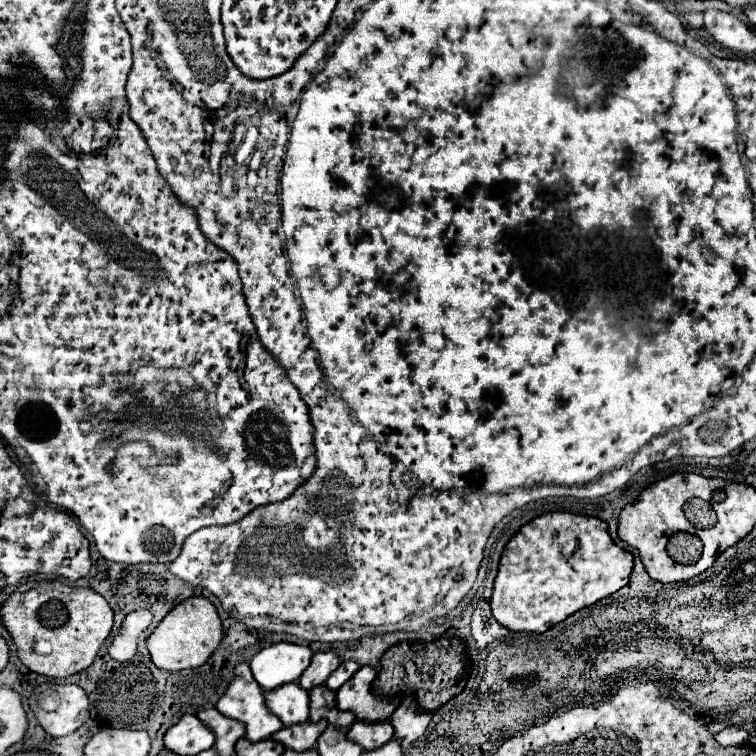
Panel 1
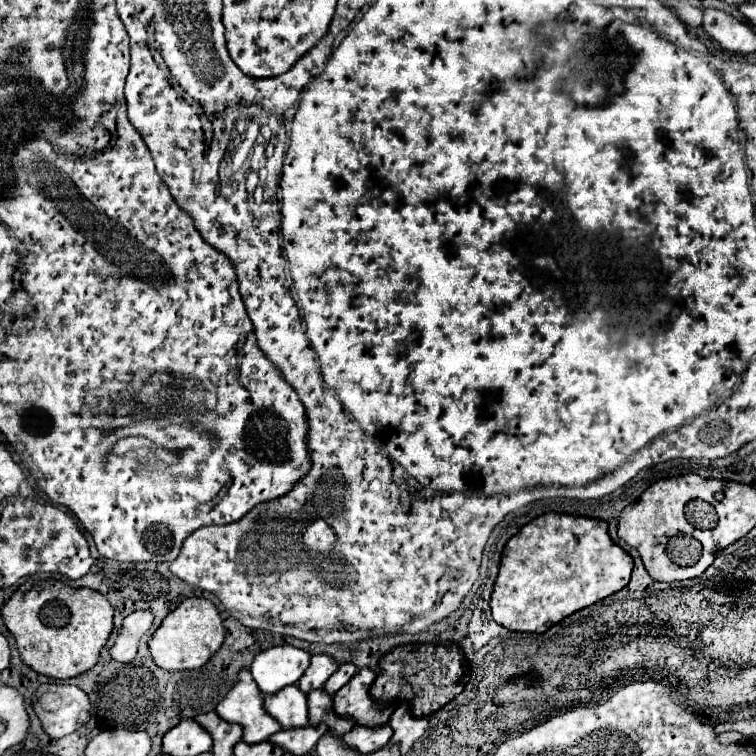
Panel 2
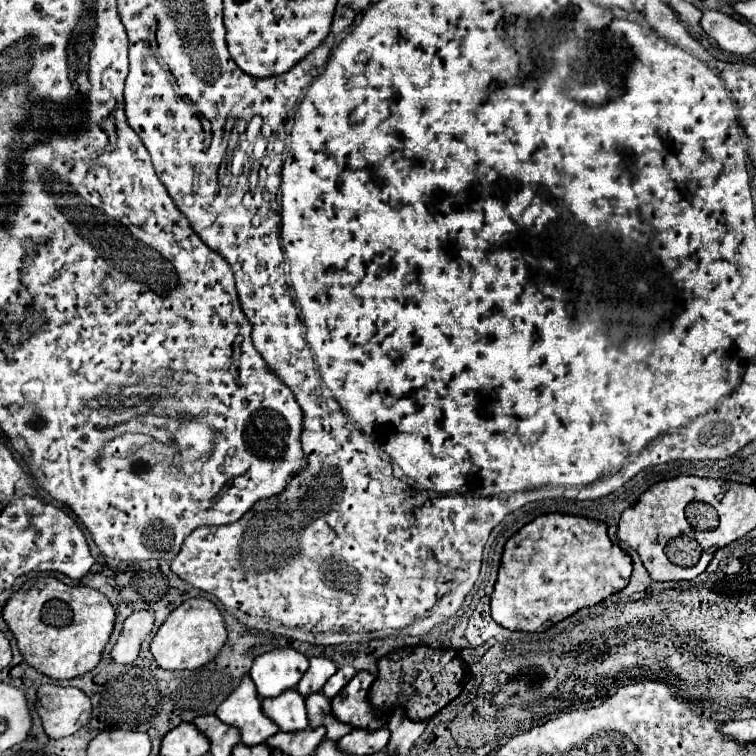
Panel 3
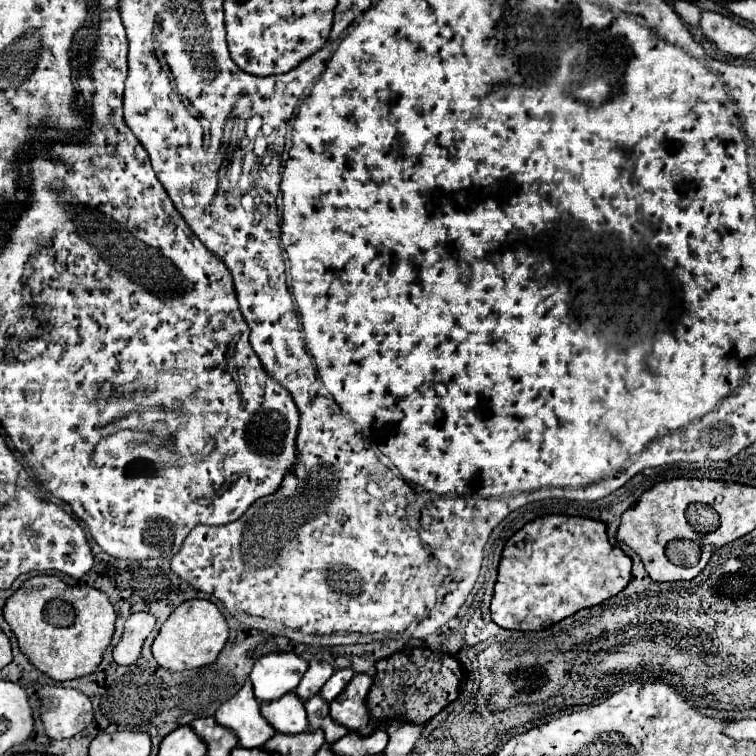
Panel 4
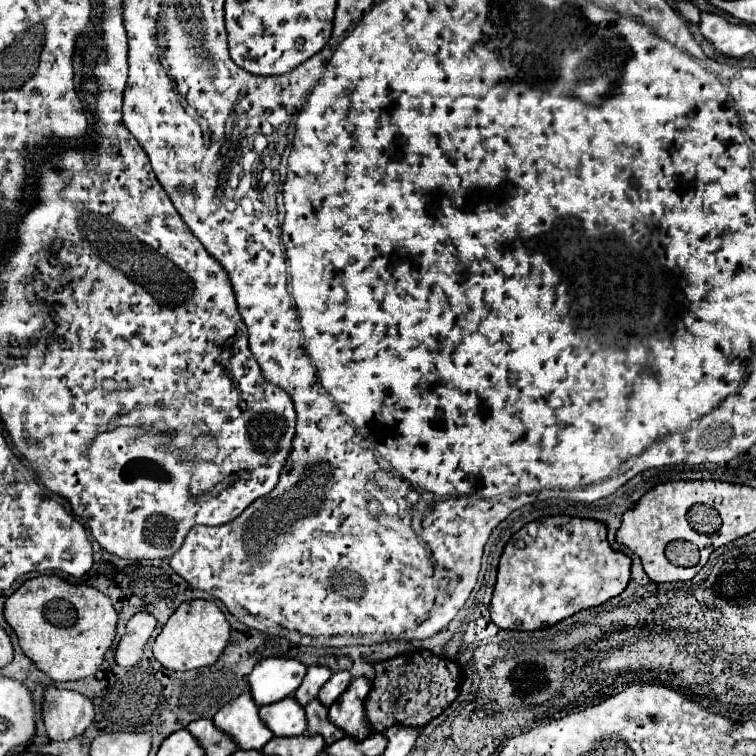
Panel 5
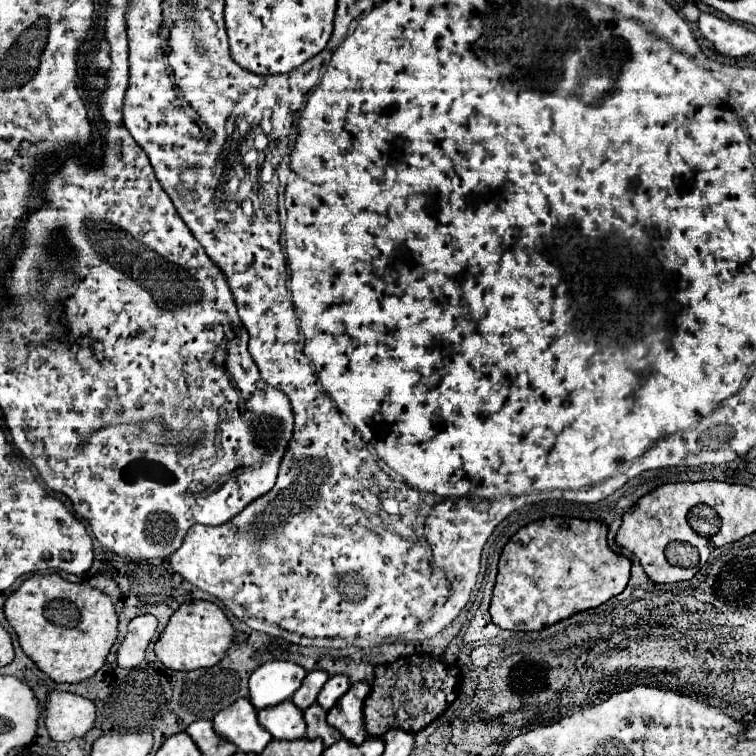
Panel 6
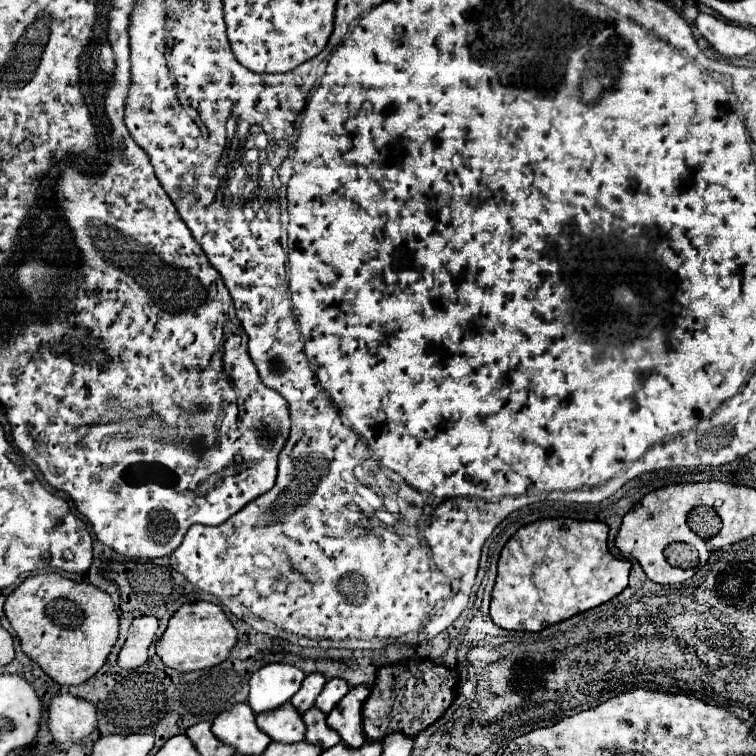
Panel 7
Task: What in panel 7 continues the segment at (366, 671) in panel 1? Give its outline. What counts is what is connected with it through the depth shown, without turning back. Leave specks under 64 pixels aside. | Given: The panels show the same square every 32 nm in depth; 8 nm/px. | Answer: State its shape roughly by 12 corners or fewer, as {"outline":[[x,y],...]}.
{"outline":[[368,688],[350,692],[328,714],[348,748],[364,744],[362,704]]}

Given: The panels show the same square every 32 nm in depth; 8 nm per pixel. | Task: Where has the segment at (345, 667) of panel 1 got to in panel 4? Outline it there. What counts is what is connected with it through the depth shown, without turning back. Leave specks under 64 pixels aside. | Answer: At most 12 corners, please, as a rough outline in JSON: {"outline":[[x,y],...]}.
{"outline":[[350,668],[336,670],[322,686],[320,696],[326,702],[348,686],[354,672]]}

